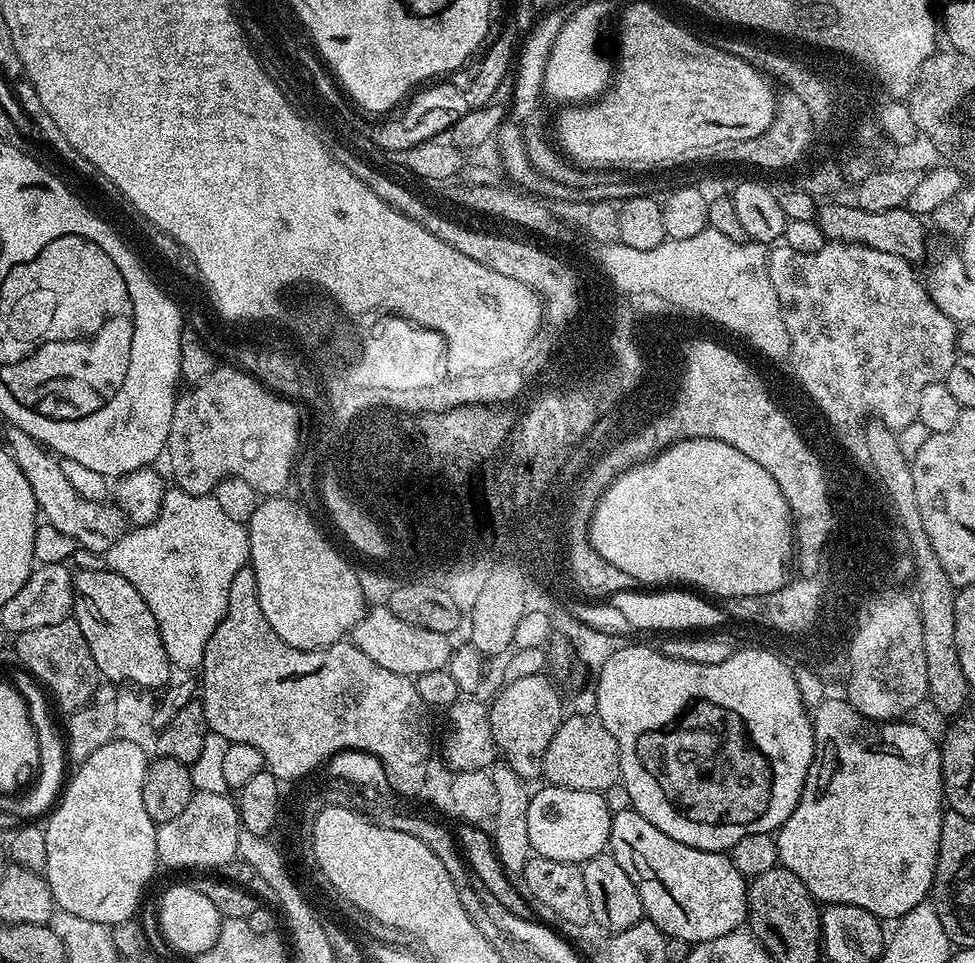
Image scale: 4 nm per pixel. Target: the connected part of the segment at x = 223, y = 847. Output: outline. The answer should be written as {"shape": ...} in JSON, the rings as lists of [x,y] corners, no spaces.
{"shape":[[[193,791],[190,803],[178,818],[170,818],[170,822],[159,825],[156,830],[156,858],[161,865],[168,868],[204,868],[200,870],[216,870],[228,864],[238,856],[240,841],[240,809],[235,799],[228,794],[206,794]]]}

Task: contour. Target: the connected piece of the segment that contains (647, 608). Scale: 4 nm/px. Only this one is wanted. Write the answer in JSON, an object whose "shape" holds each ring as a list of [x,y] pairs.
{"shape":[[[631,588],[626,591],[618,591],[610,598],[610,603],[620,613],[625,615],[635,631],[666,630],[668,634],[684,634],[687,632],[719,629],[716,627],[723,620],[726,620],[725,609],[719,603],[716,603],[718,604],[716,605],[711,604],[711,602],[716,603],[686,588],[668,588],[665,590]]]}

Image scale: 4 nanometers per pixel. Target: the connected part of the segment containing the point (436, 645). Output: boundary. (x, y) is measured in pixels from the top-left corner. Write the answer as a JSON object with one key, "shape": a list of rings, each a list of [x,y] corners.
{"shape":[[[372,606],[365,611],[365,614],[350,633],[351,643],[362,650],[362,654],[367,654],[378,666],[385,670],[394,670],[394,674],[402,674],[409,678],[415,678],[418,674],[426,674],[429,670],[442,670],[448,667],[448,659],[453,654],[454,644],[448,636],[438,634],[434,630],[422,630],[422,626],[410,626],[410,622],[402,622],[398,614],[394,614],[387,606]]]}

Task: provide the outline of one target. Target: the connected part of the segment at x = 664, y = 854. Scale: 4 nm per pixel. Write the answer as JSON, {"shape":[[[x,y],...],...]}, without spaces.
{"shape":[[[632,807],[613,815],[608,848],[618,866],[630,874],[630,882],[634,882],[638,898],[642,898],[645,917],[654,921],[665,936],[682,938],[693,946],[710,938],[722,938],[722,934],[737,931],[747,921],[749,881],[734,866],[731,855],[698,850],[694,846],[674,842],[670,834],[662,834],[658,826],[646,822],[646,818],[642,818],[642,814]]]}

